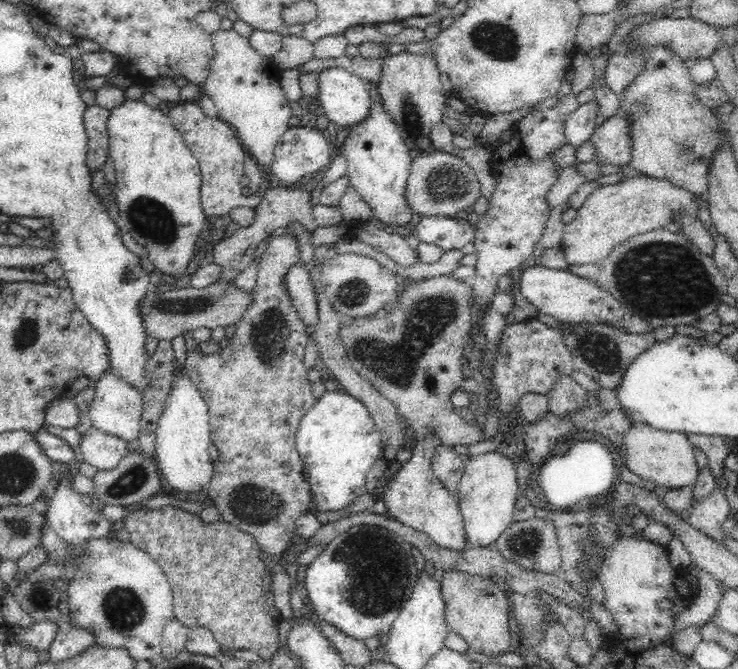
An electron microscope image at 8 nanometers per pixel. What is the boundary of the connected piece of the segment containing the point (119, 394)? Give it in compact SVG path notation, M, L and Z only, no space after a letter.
M107 369L99 379L93 381L95 396L89 408L89 418L92 427L102 433L116 436L124 440L128 445L131 441L137 442L140 430L140 419L142 418L142 393L131 384L122 380L117 374L112 374Z

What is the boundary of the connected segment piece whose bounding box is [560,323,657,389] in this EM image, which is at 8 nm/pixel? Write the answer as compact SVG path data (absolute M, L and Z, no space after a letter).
M568 323L569 329L561 328L565 345L571 352L573 365L578 372L584 372L594 378L601 387L614 389L627 371L628 365L636 356L646 352L654 343L654 331L644 334L628 334L605 324Z

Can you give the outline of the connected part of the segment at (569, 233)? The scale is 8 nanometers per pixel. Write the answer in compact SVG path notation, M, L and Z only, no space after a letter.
M648 175L624 177L615 184L600 185L587 196L572 222L565 224L560 248L569 266L600 263L606 260L606 256L616 245L624 244L624 241L646 232L673 228L672 216L674 214L689 214L697 218L698 209L694 193L672 184L666 178L657 179Z

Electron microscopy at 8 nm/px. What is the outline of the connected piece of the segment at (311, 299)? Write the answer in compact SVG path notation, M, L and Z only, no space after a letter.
M298 264L288 269L284 284L293 307L306 326L318 320L317 294L307 268Z

